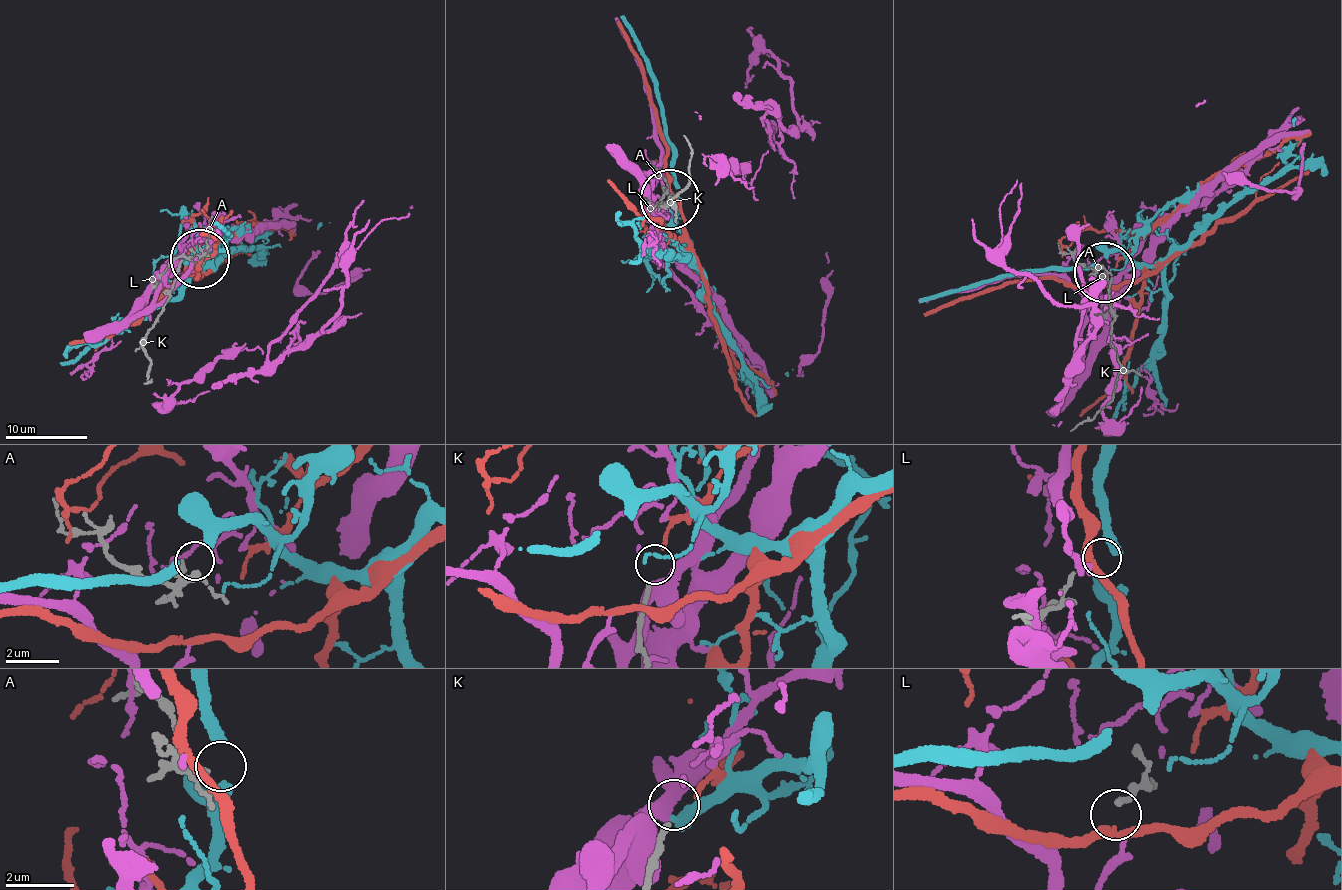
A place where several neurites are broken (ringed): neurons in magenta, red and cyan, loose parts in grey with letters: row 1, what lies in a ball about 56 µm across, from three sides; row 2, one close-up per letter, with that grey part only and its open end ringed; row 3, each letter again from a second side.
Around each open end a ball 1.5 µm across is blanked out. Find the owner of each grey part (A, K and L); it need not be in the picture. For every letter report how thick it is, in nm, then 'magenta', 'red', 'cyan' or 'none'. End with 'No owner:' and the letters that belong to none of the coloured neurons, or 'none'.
A: 180 nm | cyan
K: 140 nm | red
L: 140 nm | none
No owner: L

